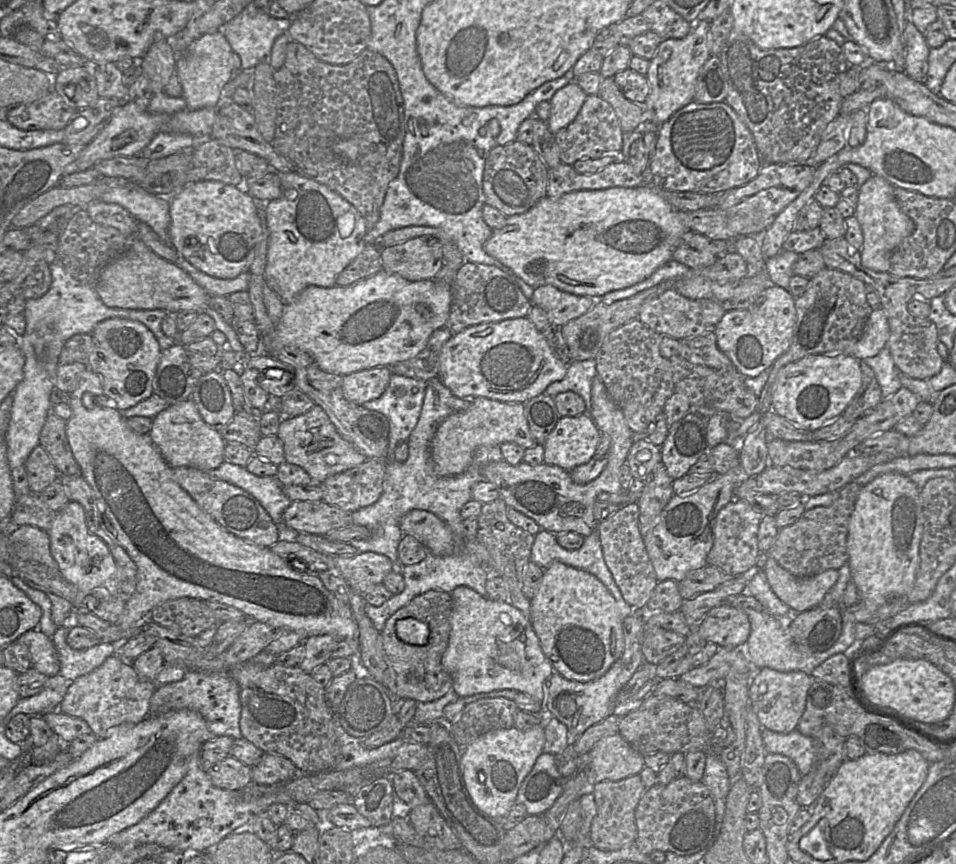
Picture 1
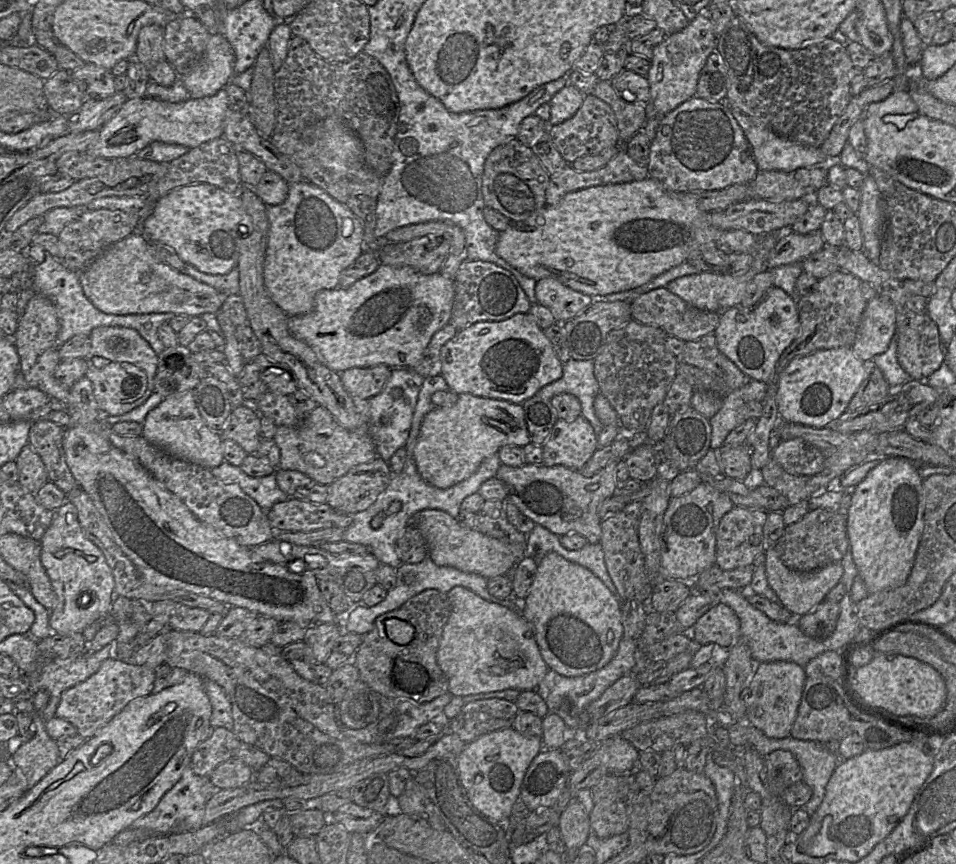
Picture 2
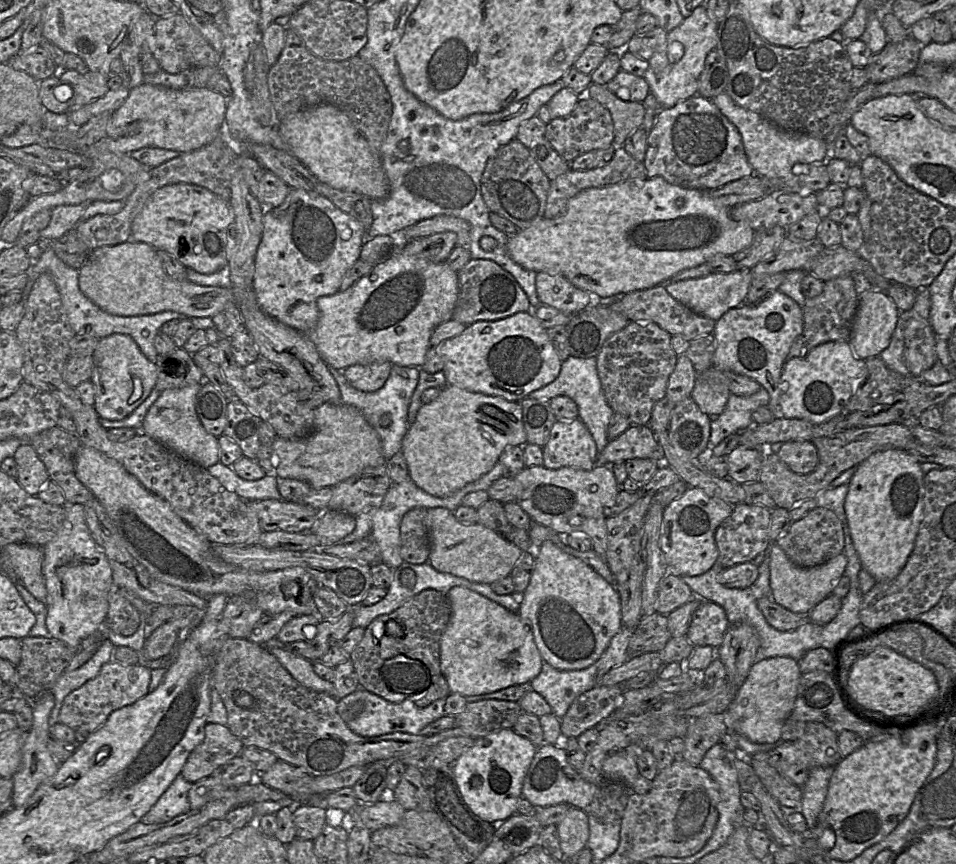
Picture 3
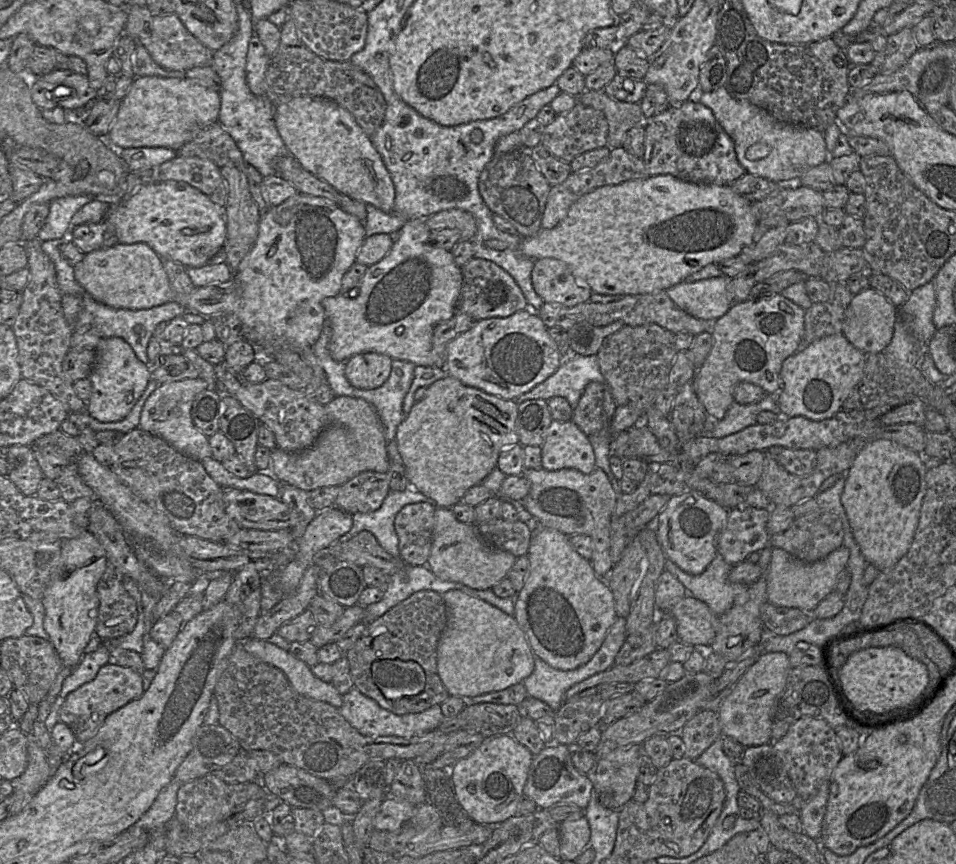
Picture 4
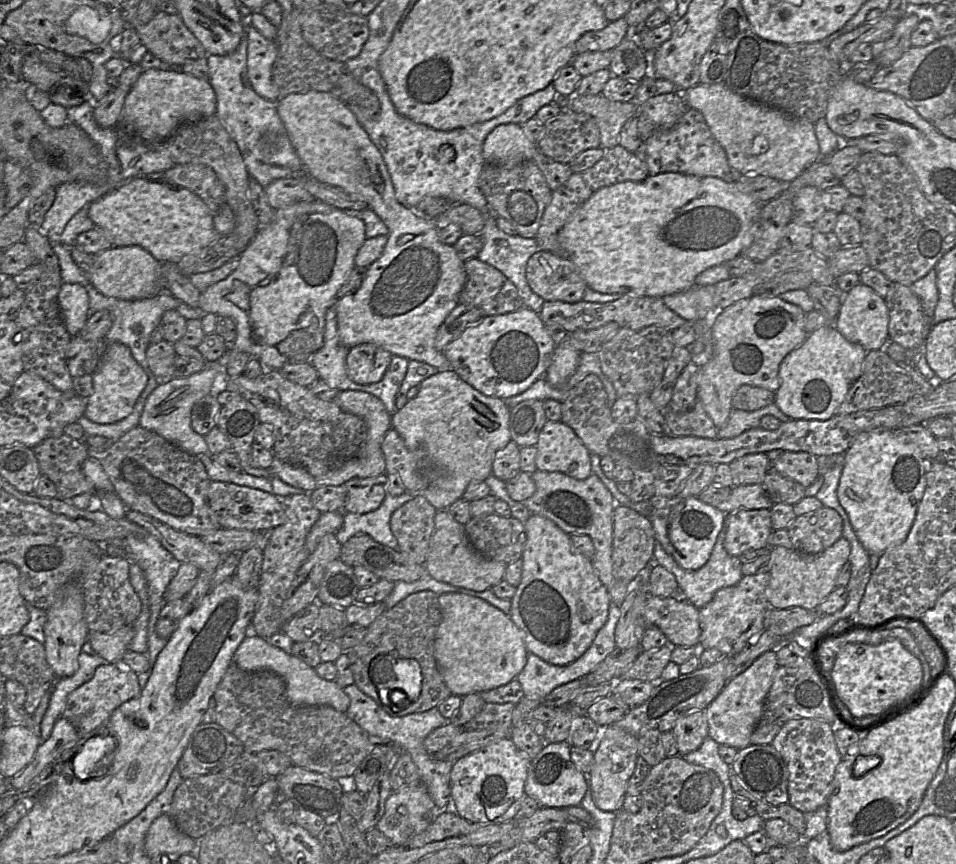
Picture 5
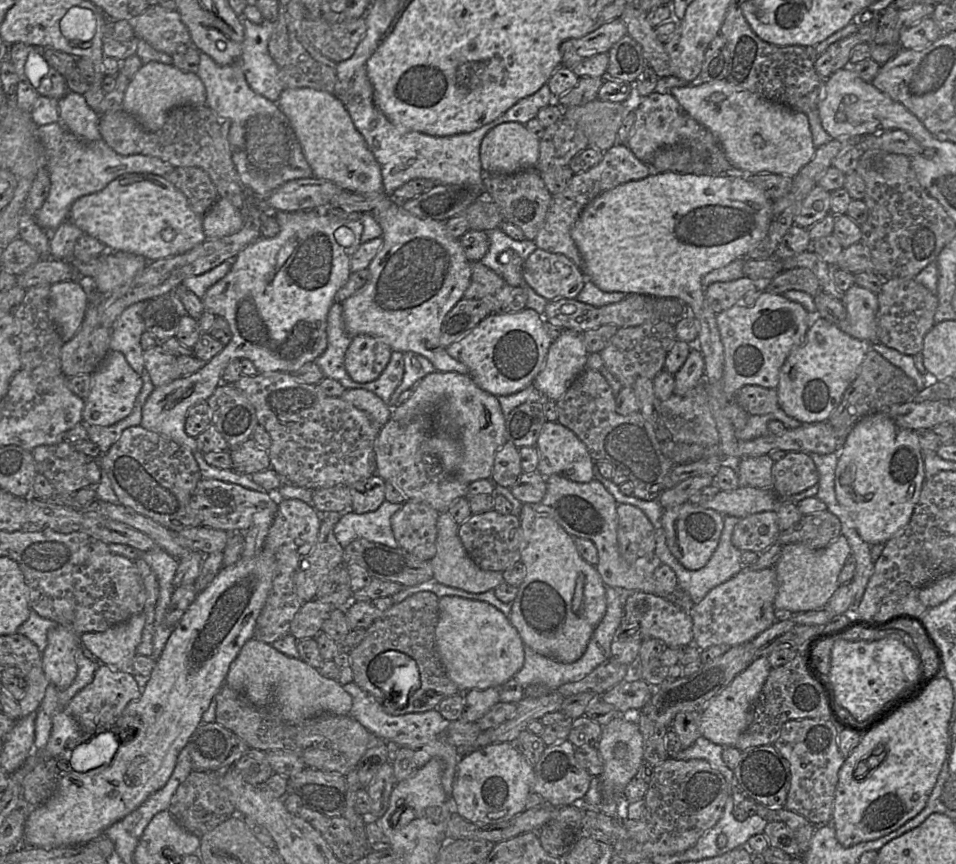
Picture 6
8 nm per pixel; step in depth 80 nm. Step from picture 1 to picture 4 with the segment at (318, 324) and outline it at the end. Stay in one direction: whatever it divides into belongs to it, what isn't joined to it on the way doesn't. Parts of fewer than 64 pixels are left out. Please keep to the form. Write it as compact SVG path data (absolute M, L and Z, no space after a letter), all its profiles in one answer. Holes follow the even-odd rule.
M412 219L407 221L394 237L394 243L388 254L379 262L368 266L357 286L358 295L350 298L348 294L337 294L333 297L326 297L322 300L325 311L325 319L331 327L331 338L329 342L329 352L331 357L338 362L345 363L349 358L361 353L379 353L389 356L391 359L403 360L414 363L416 366L432 367L434 360L432 355L432 335L434 328L442 322L449 320L457 312L457 302L462 289L462 272L453 258L451 251L433 246L429 237L431 230L425 224L425 219Z

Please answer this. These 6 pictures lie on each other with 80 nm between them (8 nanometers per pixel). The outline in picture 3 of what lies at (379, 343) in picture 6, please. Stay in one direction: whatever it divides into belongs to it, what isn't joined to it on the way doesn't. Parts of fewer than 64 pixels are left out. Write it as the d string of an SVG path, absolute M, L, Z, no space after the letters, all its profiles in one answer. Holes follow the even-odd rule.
M389 362L351 365L342 370L348 383L362 392L375 392L385 384L391 372Z

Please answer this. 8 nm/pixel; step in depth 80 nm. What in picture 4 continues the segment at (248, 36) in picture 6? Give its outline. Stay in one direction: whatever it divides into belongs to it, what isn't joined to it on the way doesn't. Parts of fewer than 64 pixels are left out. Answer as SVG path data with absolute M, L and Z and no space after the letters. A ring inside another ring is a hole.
M255 29L251 36L246 58L246 81L249 89L255 95L266 96L266 71L271 57L260 41Z

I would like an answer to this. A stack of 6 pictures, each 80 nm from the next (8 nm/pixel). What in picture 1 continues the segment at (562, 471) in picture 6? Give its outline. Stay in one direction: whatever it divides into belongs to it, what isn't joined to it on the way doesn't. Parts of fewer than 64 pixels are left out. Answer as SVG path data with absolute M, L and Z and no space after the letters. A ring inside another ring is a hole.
M583 413L576 417L560 417L544 446L544 463L557 465L566 471L588 463L595 455L601 432L591 416Z

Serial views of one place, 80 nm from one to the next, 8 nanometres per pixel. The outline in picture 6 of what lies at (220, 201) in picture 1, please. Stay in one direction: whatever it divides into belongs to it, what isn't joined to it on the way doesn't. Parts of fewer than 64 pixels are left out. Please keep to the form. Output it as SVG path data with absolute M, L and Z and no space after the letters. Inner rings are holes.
M127 173L99 192L78 198L68 219L107 247L141 255L149 262L187 252L206 240L202 218L193 212L185 195L165 177L150 173Z

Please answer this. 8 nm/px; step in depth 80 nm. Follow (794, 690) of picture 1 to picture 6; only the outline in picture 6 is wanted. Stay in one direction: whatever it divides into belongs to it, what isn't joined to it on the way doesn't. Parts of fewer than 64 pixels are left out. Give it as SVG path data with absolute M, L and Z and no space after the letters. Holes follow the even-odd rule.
M761 656L712 697L701 712L701 736L723 747L734 747L738 737L752 722L752 704L758 698L771 669L767 656Z

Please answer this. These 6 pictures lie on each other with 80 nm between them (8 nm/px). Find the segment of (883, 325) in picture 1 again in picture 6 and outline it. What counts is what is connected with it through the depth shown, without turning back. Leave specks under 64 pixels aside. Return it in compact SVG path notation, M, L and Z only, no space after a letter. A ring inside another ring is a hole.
M853 284L841 300L846 308L846 318L839 328L848 335L865 342L869 346L879 342L877 338L877 294Z

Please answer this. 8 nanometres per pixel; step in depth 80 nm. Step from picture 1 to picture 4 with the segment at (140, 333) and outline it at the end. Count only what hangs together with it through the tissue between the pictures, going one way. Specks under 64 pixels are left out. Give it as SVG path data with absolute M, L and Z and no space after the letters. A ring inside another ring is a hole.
M104 338L96 349L96 362L89 377L92 394L87 403L87 413L103 423L122 421L144 393L151 377L151 367L137 358L124 339Z

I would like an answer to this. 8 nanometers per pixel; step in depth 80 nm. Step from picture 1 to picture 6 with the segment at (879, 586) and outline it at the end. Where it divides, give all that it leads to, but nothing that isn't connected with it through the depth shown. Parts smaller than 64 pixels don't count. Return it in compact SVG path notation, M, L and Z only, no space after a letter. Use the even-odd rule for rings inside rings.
M885 412L859 419L841 448L835 470L835 495L869 545L885 543L911 519L925 482L923 452L915 431L899 427Z

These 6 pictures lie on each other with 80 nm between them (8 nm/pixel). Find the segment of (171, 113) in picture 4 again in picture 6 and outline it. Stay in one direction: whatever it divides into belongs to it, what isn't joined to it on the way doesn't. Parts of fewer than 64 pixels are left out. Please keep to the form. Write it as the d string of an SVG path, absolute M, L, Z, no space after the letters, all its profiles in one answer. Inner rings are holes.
M151 61L144 64L130 79L125 92L122 109L135 117L150 132L160 130L168 112L178 106L205 105L206 89L195 73L183 72L173 64Z

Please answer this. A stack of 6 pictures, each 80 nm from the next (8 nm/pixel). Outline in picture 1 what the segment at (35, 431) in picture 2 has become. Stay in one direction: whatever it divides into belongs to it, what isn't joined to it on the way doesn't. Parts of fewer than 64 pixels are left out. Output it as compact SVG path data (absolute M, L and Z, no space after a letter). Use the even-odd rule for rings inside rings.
M49 414L39 435L41 446L58 472L58 480L76 480L81 472L66 439L66 422Z

